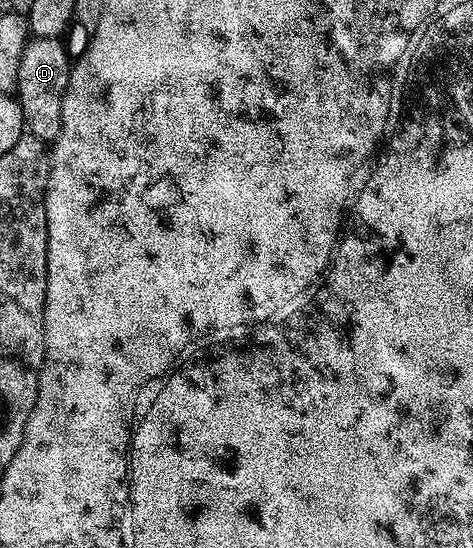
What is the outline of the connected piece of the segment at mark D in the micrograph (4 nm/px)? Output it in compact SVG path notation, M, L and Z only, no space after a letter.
M35 38L26 43L24 56L20 60L20 76L16 97L24 112L28 133L47 144L60 136L64 116L64 96L70 79L72 58L66 55L63 43L56 38Z

